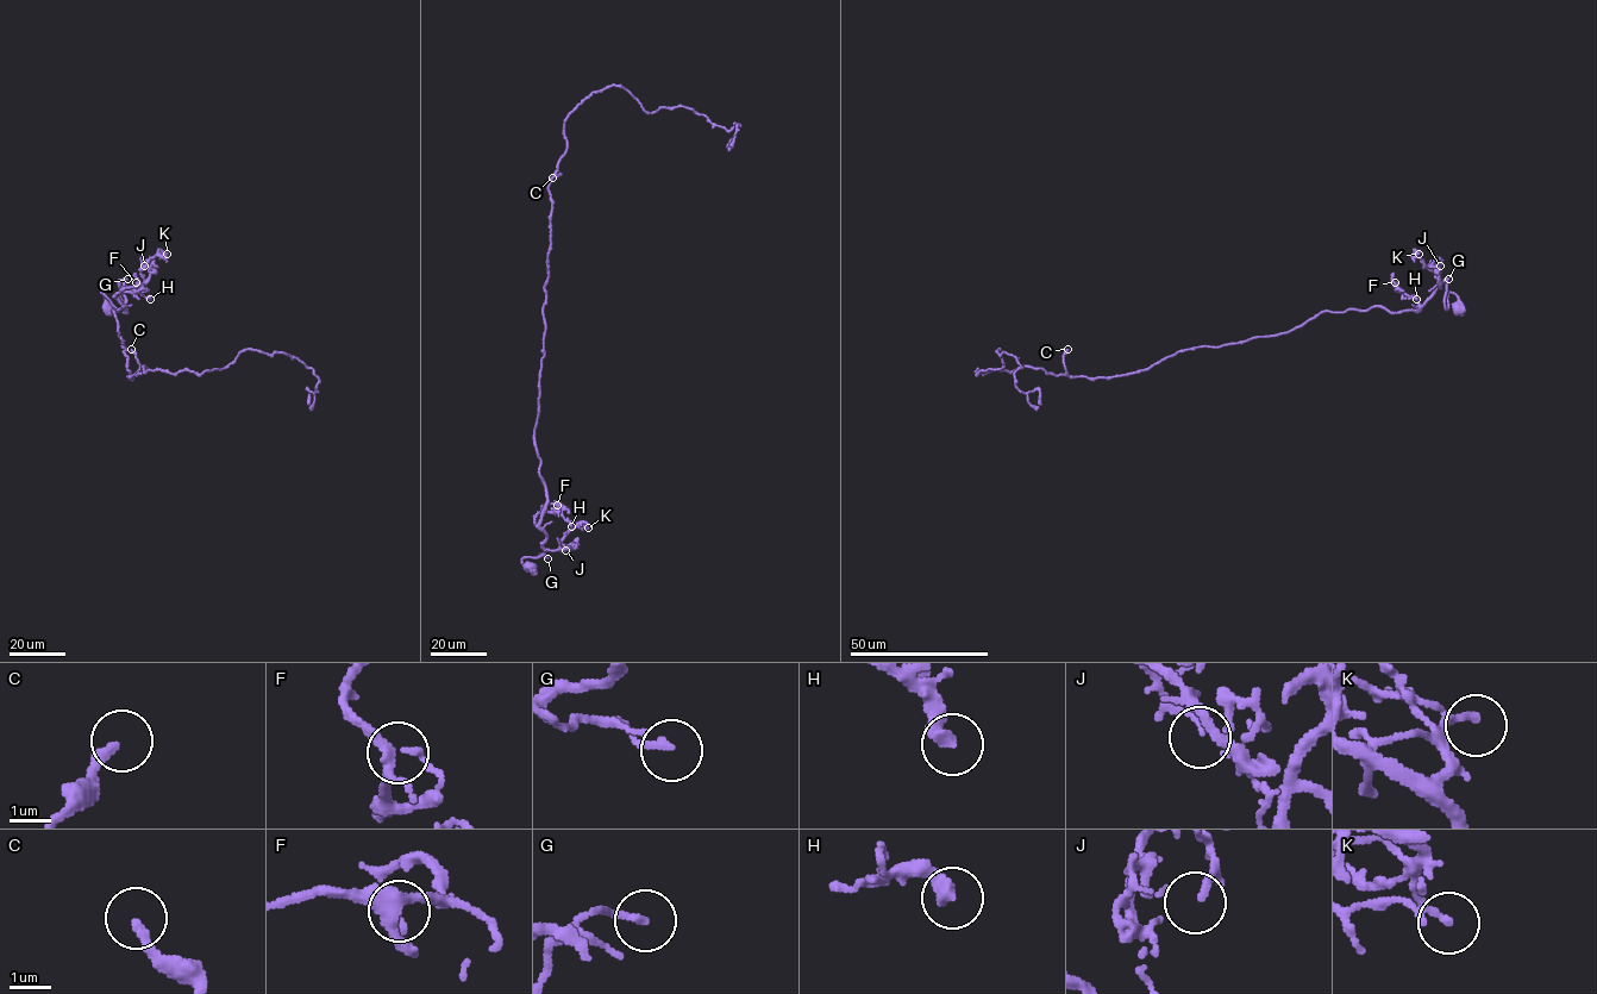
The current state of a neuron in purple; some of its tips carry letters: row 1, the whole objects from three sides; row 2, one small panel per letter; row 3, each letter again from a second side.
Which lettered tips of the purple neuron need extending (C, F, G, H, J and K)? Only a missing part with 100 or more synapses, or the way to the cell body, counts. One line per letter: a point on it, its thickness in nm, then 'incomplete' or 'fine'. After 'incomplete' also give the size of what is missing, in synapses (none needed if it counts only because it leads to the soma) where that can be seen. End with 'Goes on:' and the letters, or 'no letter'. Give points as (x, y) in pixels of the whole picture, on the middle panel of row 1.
C: at (552, 177); 240 nm thick; incomplete; about 190 synapses
F: at (557, 505); 140 nm thick; fine
G: at (548, 558); 180 nm thick; fine
H: at (571, 526); 400 nm thick; fine
J: at (565, 550); 150 nm thick; fine
K: at (588, 527); 140 nm thick; fine
Goes on: C

